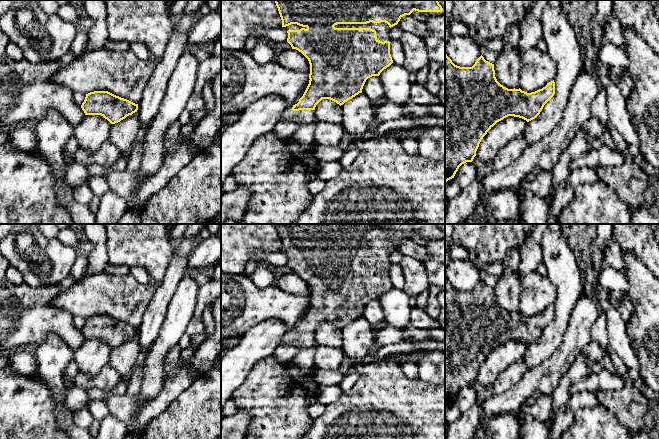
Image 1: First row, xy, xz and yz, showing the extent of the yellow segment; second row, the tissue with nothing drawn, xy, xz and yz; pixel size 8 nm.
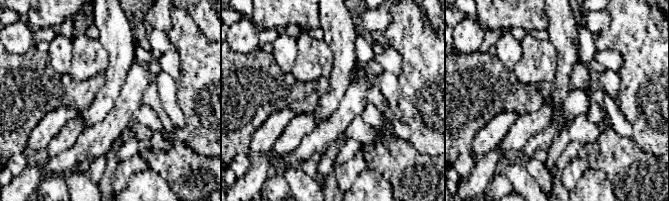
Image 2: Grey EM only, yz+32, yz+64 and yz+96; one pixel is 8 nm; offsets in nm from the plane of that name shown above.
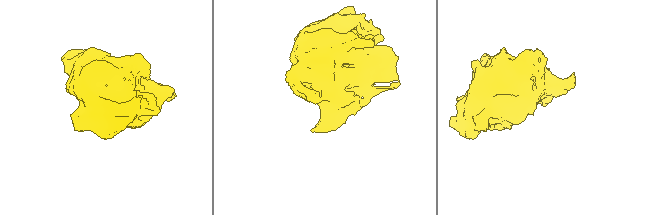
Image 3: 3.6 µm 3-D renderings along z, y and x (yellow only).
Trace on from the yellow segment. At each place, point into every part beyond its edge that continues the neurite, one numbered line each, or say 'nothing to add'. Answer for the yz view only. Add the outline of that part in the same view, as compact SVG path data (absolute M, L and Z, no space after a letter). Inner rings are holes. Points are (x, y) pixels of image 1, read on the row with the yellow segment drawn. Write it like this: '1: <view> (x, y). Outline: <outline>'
nothing to add

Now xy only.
nothing to add

